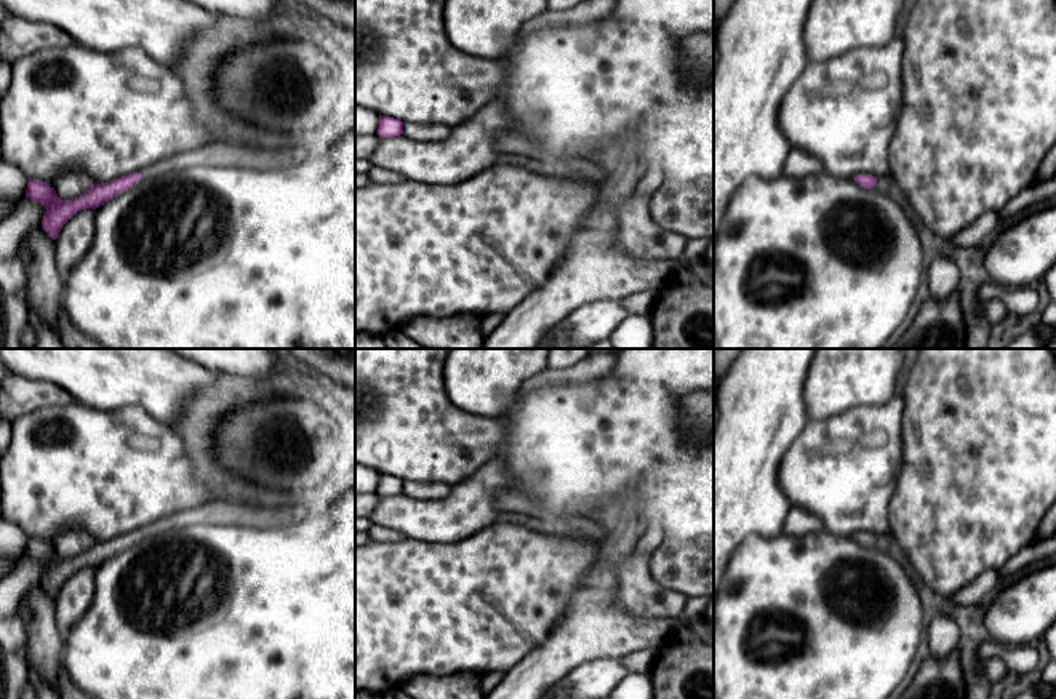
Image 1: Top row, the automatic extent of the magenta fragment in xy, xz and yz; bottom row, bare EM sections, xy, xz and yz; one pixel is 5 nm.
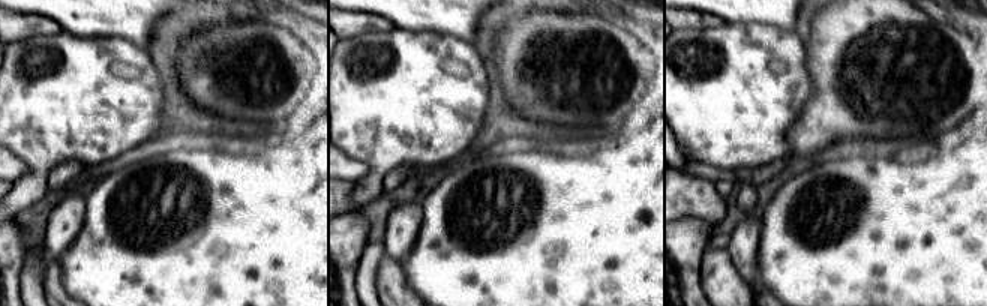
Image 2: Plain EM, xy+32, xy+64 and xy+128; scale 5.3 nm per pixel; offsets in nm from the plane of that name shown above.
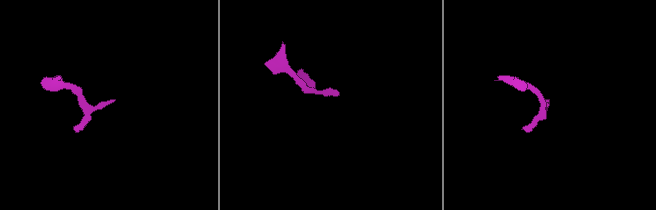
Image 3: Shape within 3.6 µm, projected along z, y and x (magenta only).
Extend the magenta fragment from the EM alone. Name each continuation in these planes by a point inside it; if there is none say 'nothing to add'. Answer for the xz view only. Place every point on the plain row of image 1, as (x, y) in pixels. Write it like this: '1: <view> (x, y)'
nothing to add

